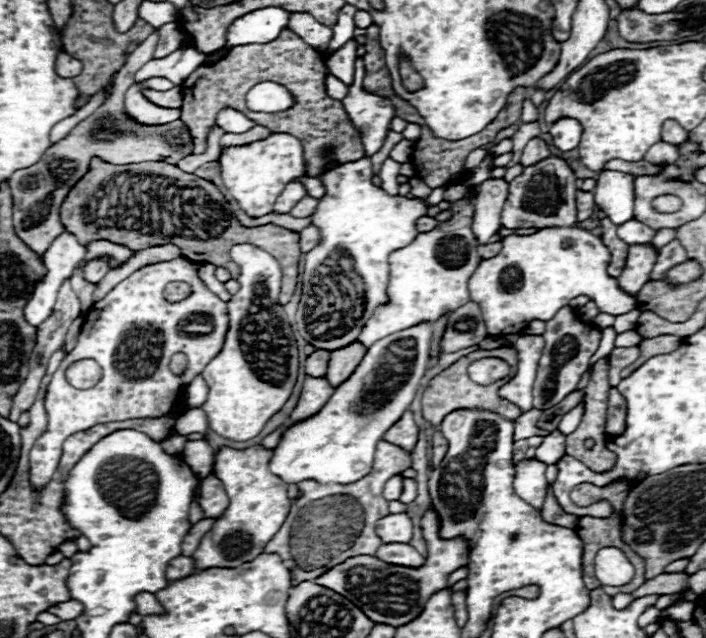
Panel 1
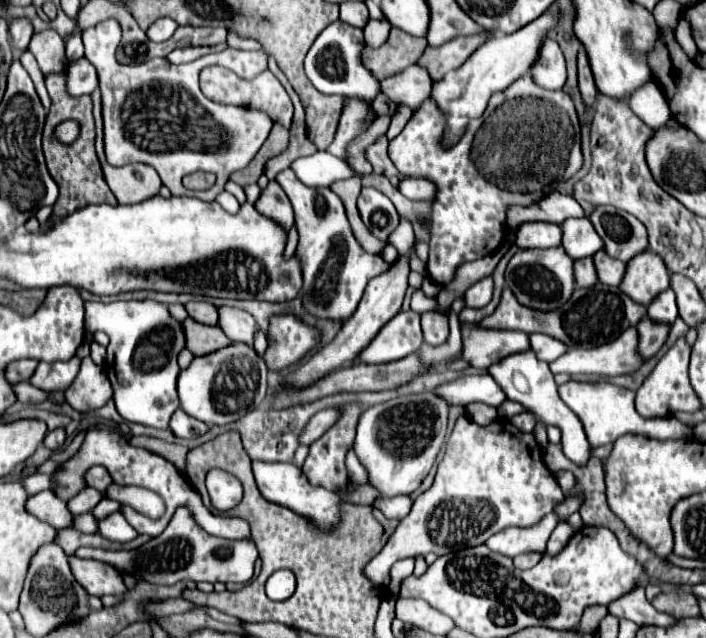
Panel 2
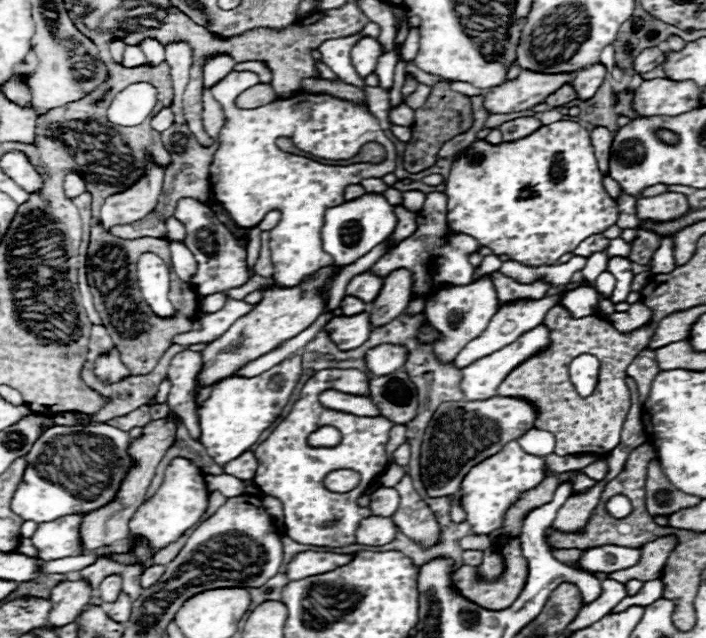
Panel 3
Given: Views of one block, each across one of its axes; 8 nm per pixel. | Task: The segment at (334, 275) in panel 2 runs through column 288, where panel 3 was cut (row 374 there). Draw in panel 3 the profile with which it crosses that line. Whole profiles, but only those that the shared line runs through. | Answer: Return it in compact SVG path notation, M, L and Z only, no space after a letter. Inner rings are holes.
M190 348L176 354L168 370L168 376L172 380L168 404L180 416L190 438L194 440L200 438L198 406L196 406L196 398L200 392L196 388L196 376L200 374L200 370L202 370L202 352L192 352Z

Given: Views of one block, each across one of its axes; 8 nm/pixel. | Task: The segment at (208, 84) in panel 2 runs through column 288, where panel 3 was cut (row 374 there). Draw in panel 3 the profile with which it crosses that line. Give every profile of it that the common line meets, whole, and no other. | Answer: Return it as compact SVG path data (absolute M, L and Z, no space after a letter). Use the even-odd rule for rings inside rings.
M114 350L114 352L98 358L98 362L96 362L96 374L98 374L102 380L114 382L114 380L122 380L122 376L126 376L128 370L126 370L126 366L120 362L118 352Z

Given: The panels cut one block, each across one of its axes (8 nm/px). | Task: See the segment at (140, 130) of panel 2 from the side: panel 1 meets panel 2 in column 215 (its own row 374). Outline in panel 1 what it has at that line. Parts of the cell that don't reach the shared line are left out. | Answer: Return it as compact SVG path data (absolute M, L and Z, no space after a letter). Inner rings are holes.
M180 256L178 260L172 262L158 262L152 266L144 266L140 270L136 270L132 276L128 276L126 280L122 280L120 284L116 284L102 300L94 302L92 308L84 314L84 324L80 328L78 334L78 342L74 346L72 352L66 354L66 358L60 362L58 370L54 372L48 390L46 390L46 412L48 412L48 428L46 432L36 440L34 448L30 450L30 482L34 486L46 486L52 478L52 474L56 472L58 464L60 464L60 456L62 456L62 444L68 436L76 434L76 432L84 432L96 424L106 424L106 422L122 422L122 420L132 420L132 418L162 418L168 416L176 404L180 402L180 392L196 378L196 374L202 374L204 366L222 350L224 344L224 336L228 330L228 310L226 310L226 302L222 302L214 292L210 292L206 288L206 284L200 280L198 276L198 264L194 264L192 260L186 260L184 256ZM168 282L188 282L192 286L192 296L188 296L182 302L168 302L164 300L162 292L164 286ZM186 316L208 316L212 320L214 330L210 334L186 334L178 328L180 320L184 320ZM182 352L188 356L188 368L186 368L186 376L174 376L168 368L172 354ZM82 358L92 358L100 364L102 368L102 378L96 386L88 388L88 390L78 390L72 388L66 382L66 368L72 362L78 362Z

